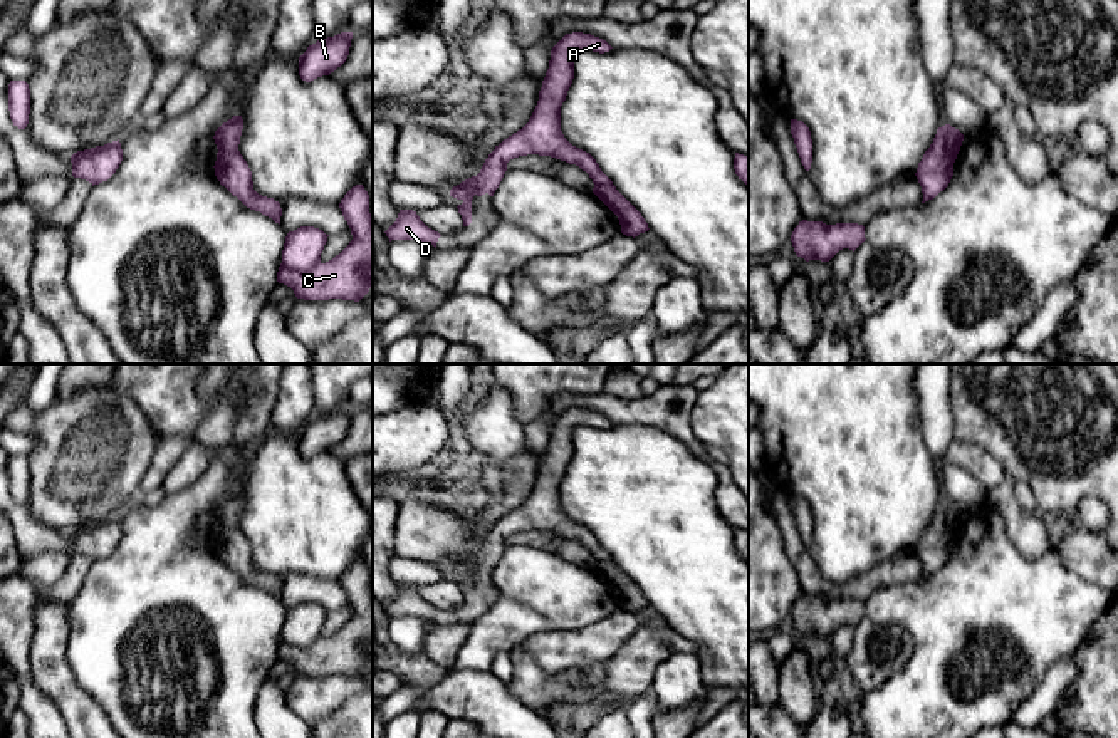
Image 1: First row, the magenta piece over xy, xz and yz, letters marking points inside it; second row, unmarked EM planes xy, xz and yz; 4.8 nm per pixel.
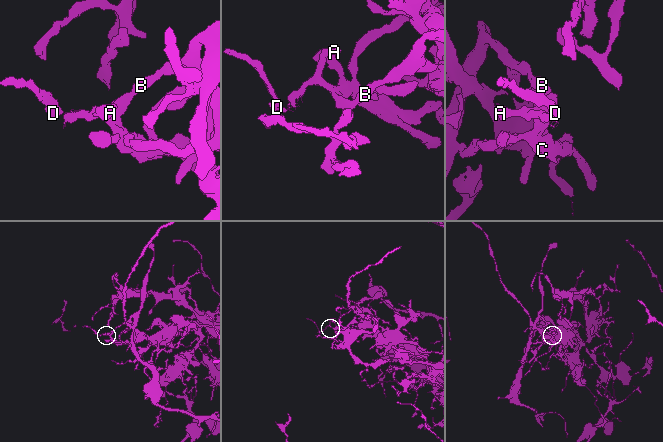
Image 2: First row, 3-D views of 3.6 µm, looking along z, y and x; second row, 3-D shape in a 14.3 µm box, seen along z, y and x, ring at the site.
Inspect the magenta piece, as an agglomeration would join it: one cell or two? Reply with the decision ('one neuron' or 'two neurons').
two neurons

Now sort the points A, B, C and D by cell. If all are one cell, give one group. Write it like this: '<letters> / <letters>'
A C D / B

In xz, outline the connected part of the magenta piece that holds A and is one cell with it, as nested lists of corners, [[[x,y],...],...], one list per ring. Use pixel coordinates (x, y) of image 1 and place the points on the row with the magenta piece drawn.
[[[566,34],[551,50],[549,69],[539,91],[537,106],[529,122],[504,139],[485,159],[480,173],[450,190],[450,196],[462,200],[458,213],[463,226],[472,223],[472,200],[488,193],[494,196],[505,171],[507,163],[519,156],[551,156],[579,166],[589,174],[594,186],[616,190],[613,181],[601,171],[596,159],[572,146],[561,131],[561,106],[574,79],[574,55],[579,50],[609,52],[613,47],[591,34]]]

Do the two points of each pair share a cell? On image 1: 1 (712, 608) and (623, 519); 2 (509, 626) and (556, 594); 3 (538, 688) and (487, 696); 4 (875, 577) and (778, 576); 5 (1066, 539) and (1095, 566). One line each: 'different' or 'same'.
1: same
2: different
3: different
4: different
5: same

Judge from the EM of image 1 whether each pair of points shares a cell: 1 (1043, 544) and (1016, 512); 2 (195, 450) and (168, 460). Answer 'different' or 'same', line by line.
1: same
2: different

